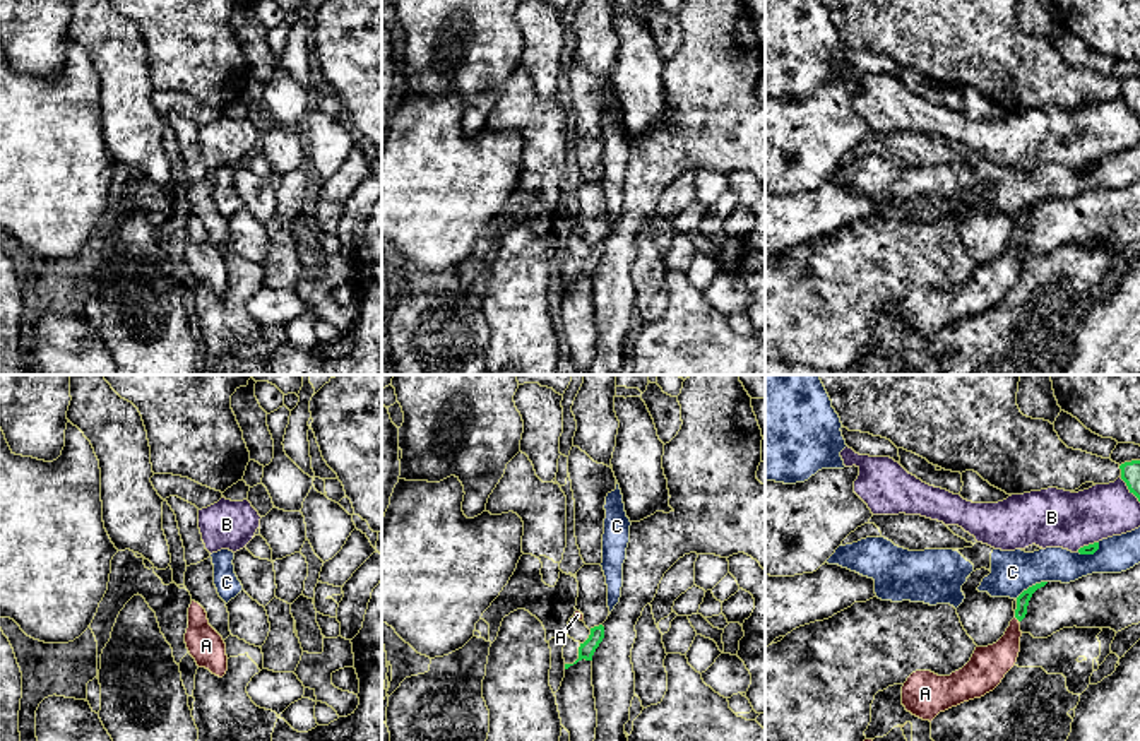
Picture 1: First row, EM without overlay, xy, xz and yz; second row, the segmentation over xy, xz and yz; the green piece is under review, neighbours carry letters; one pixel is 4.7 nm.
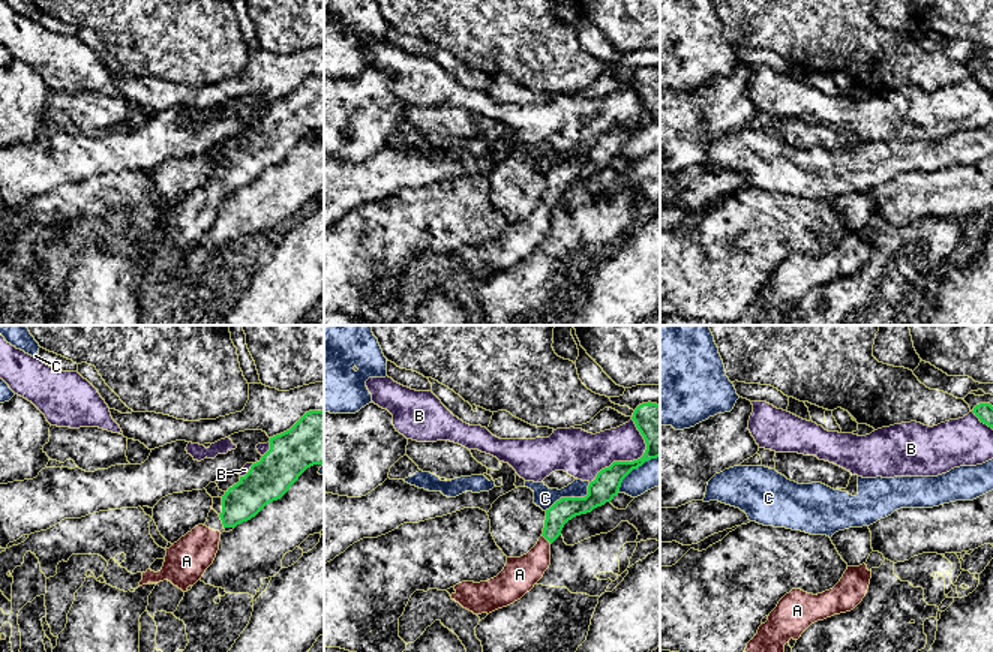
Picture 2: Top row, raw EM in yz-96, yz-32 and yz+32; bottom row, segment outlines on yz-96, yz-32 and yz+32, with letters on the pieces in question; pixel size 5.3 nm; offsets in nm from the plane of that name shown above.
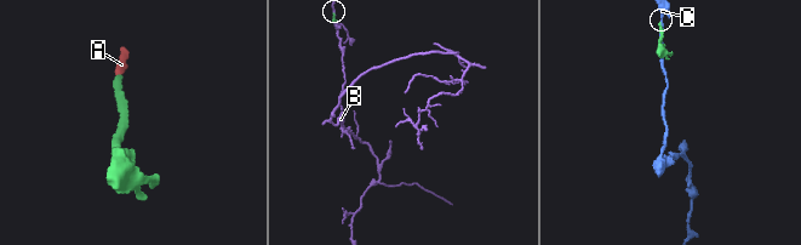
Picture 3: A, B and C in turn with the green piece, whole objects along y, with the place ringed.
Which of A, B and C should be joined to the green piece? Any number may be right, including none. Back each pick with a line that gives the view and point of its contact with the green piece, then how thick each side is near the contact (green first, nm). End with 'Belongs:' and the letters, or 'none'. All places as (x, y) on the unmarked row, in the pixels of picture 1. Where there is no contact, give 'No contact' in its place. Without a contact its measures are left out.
A: Touches green at yz (1017, 235). Thickness 60 nm (green) against 170 nm
Belongs: A

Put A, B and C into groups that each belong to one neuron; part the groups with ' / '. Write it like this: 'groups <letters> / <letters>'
groups A / B / C

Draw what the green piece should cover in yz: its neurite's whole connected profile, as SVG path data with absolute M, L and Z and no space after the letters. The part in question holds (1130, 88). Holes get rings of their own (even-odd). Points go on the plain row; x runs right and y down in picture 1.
M1140 77L1125 79L1119 82L1121 96L1126 99L1130 110L1140 118Z

